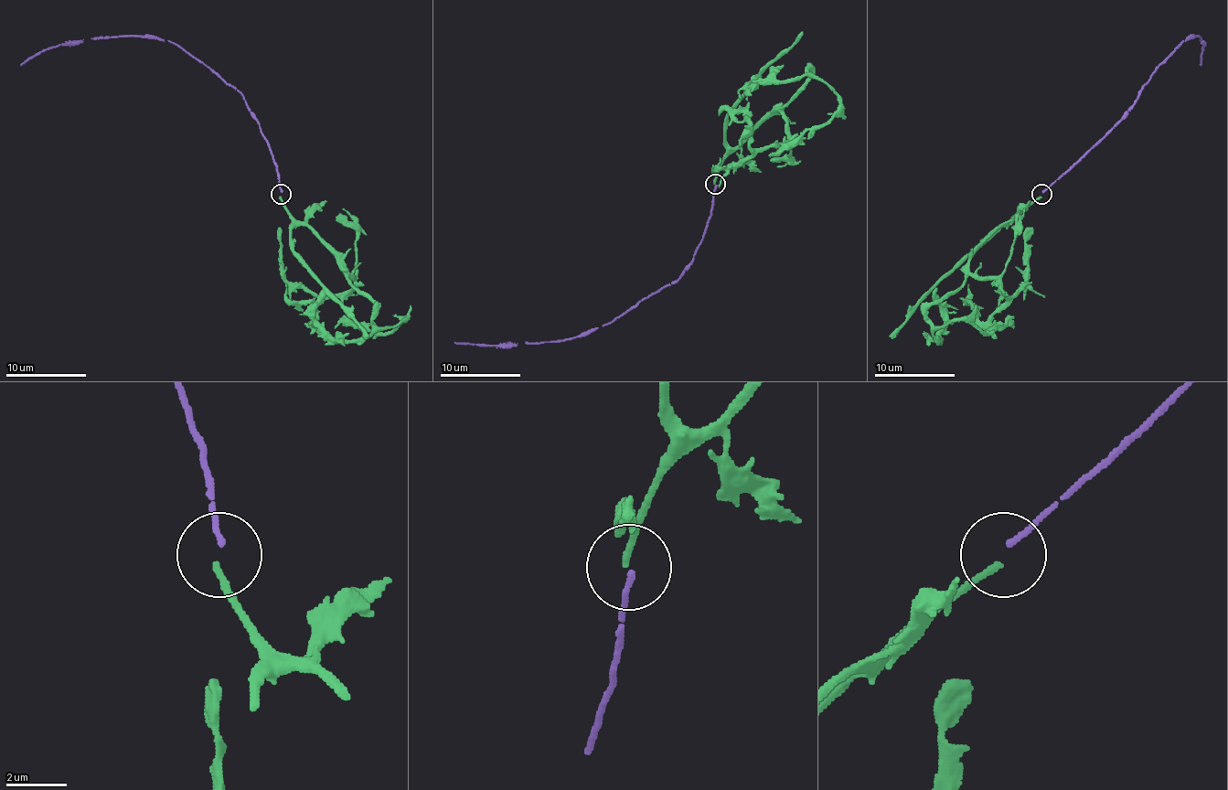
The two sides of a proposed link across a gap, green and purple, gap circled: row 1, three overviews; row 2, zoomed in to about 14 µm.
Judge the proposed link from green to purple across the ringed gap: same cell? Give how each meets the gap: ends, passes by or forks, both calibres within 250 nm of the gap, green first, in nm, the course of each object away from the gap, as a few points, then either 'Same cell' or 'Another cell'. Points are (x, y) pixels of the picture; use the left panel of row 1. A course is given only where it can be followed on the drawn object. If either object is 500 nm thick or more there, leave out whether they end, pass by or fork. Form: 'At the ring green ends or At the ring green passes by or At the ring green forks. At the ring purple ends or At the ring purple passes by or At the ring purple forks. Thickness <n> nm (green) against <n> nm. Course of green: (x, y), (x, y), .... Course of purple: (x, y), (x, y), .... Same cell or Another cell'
At the ring green ends. At the ring purple ends. Thickness 220 nm (green) against 180 nm. Course of green: (281, 196), (371, 301), (378, 326), (406, 321), (389, 333), (335, 328). Course of purple: (281, 192), (277, 165), (259, 122), (239, 91), (176, 45), (154, 37), (83, 38), (43, 48), (21, 65). Another cell

